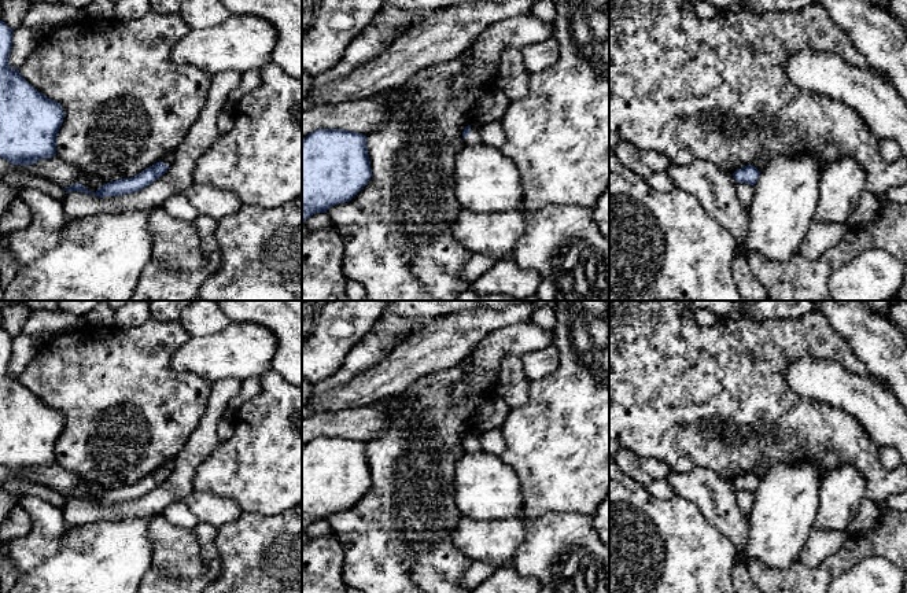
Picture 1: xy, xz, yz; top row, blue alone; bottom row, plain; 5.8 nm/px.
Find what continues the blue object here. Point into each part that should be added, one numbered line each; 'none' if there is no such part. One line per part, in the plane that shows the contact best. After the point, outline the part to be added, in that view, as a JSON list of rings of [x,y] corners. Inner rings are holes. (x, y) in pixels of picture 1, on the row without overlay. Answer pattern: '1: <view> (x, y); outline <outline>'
1: xz (474, 445); outline [[[473,430],[471,432],[469,442],[464,446],[465,453],[479,453],[483,452],[482,443],[480,443],[480,432],[478,430]]]

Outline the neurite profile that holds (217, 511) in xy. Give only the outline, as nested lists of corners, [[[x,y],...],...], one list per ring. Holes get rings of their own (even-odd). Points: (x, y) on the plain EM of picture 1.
[[[192,490],[184,504],[202,523],[221,527],[236,522],[243,511],[233,500]]]

